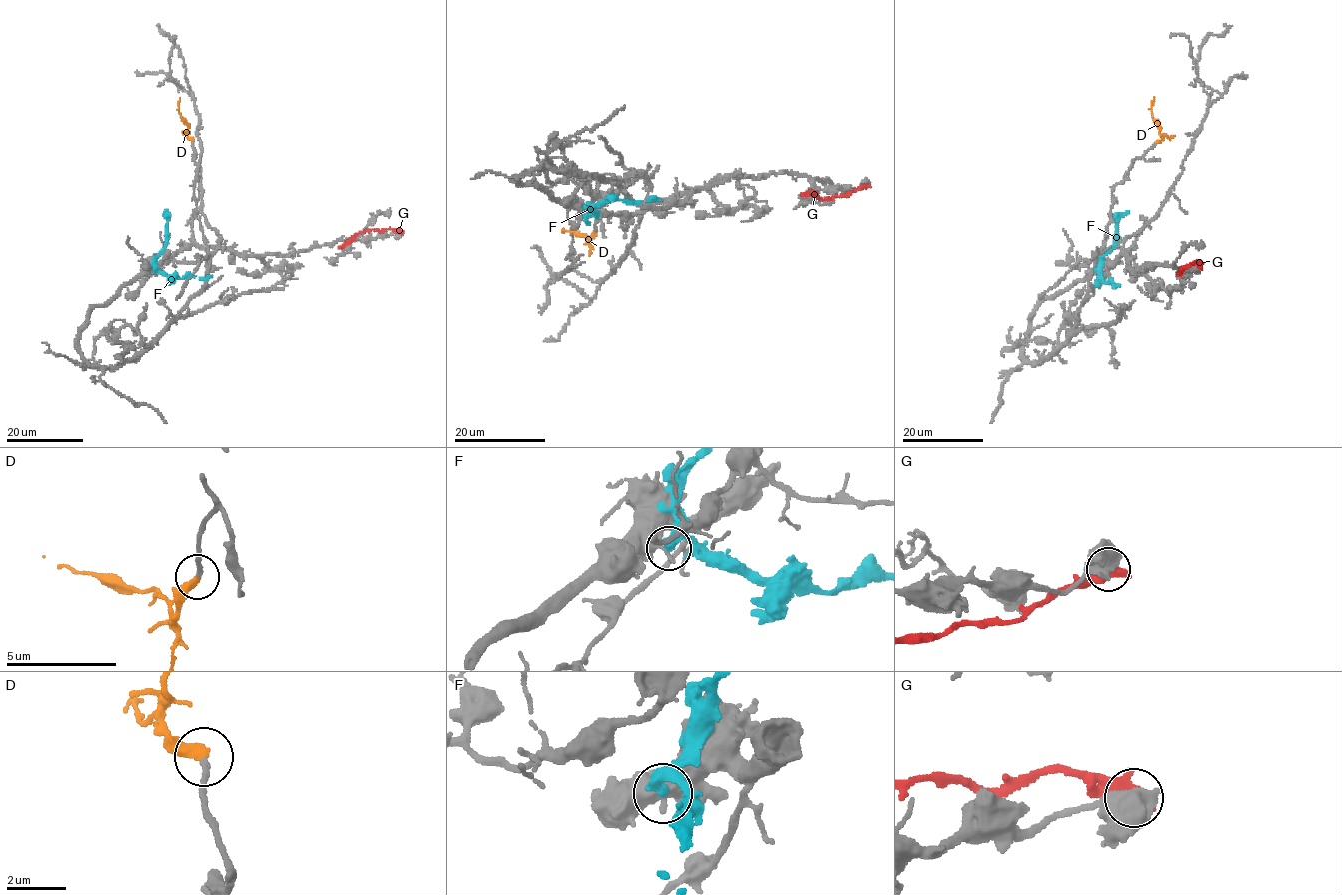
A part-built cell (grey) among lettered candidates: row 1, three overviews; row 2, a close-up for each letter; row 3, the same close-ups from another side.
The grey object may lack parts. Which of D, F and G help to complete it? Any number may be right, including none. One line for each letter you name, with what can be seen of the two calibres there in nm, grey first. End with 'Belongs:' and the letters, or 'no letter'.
D: calibres 180 and 400 nm
Belongs: D

